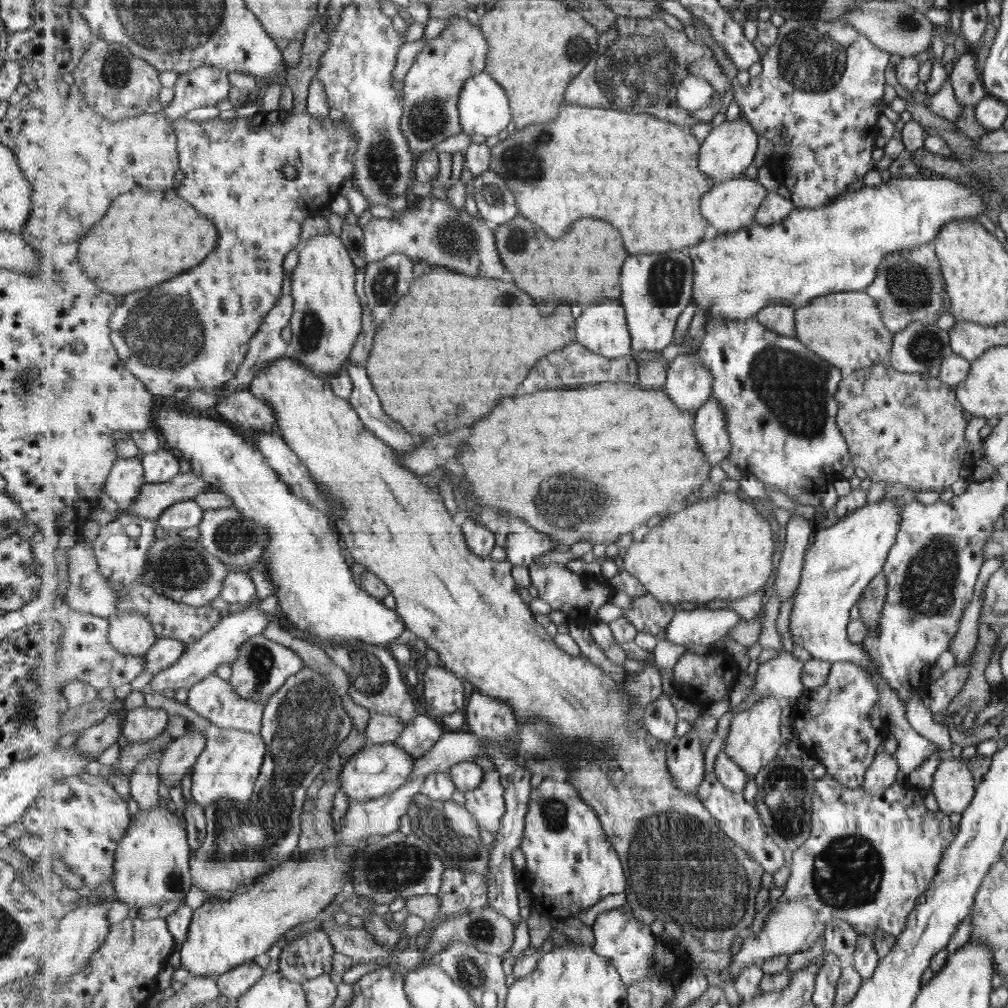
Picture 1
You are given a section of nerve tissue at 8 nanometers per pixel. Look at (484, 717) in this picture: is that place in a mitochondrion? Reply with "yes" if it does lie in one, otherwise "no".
no

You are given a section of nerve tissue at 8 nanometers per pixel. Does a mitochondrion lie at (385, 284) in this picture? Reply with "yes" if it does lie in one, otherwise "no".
yes

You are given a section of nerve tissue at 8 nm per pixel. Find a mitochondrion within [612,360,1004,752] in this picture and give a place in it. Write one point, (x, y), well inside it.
(927, 591)

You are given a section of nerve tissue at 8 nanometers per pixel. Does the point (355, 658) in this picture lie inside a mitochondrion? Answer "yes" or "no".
yes

